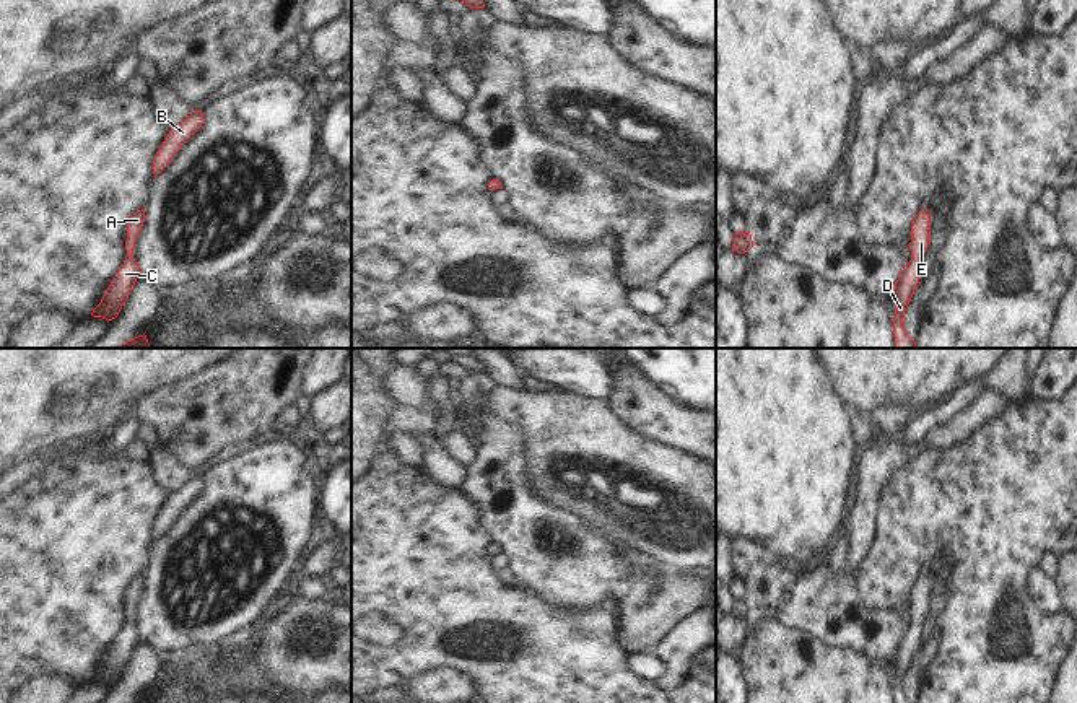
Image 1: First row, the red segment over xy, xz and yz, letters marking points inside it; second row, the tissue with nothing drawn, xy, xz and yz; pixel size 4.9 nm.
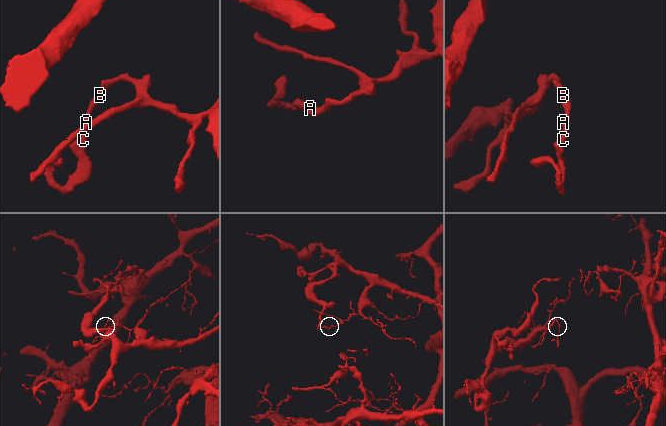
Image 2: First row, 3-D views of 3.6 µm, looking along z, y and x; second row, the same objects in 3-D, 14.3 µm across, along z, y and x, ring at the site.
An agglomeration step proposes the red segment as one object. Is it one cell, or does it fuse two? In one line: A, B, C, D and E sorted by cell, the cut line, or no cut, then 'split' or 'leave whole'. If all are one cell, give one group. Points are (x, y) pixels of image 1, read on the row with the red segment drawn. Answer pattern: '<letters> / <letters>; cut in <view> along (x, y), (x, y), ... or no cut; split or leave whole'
A B C D E; no cut; leave whole

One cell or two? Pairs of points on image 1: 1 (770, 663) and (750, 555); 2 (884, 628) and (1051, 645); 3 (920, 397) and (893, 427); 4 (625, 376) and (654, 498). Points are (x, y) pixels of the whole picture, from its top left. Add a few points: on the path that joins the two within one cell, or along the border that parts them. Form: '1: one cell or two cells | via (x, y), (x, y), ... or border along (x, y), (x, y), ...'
1: one cell | via (771, 637), (771, 581)
2: two cells | border along (871, 611), (893, 611), (908, 625)
3: two cells | border along (867, 412), (885, 404), (897, 404), (911, 414)
4: two cells | border along (610, 404), (632, 427), (672, 446)

